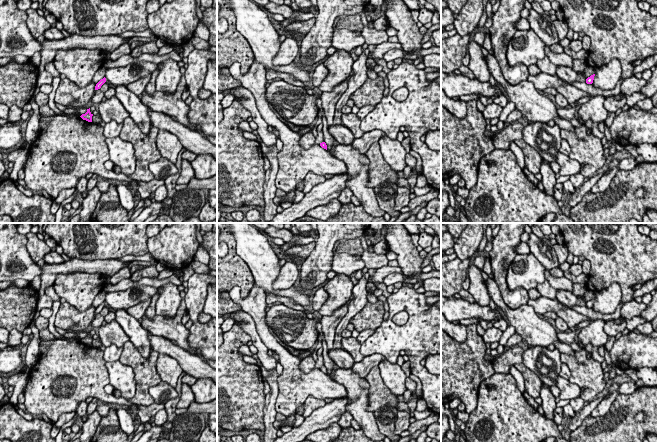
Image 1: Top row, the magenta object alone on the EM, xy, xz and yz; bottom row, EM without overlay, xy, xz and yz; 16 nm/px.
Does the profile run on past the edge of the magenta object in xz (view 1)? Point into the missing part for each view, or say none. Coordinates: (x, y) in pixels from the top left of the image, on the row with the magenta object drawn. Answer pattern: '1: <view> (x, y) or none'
1: none

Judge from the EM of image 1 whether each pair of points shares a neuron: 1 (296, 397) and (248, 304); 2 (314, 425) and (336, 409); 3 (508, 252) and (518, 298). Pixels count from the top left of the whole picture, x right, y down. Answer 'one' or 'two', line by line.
1: one
2: one
3: one

